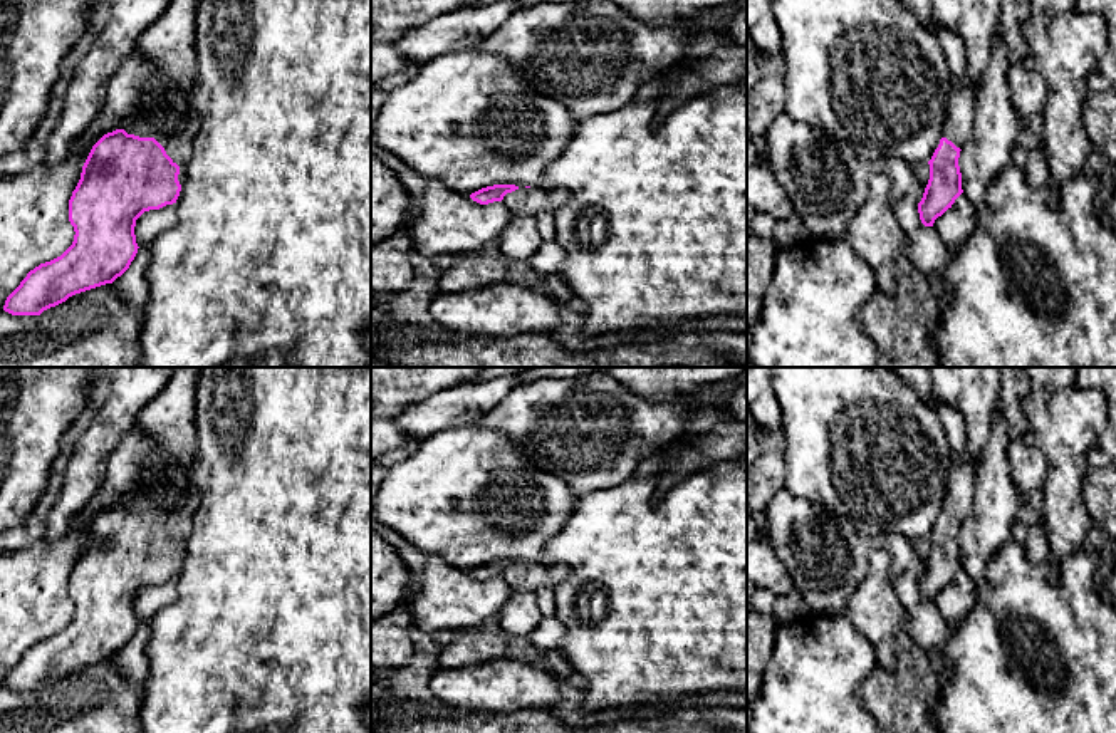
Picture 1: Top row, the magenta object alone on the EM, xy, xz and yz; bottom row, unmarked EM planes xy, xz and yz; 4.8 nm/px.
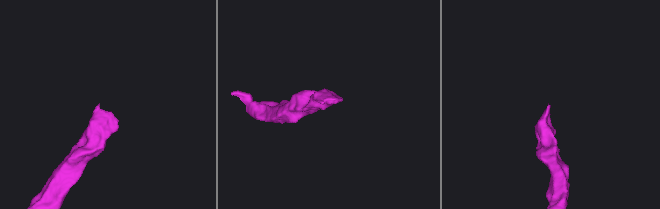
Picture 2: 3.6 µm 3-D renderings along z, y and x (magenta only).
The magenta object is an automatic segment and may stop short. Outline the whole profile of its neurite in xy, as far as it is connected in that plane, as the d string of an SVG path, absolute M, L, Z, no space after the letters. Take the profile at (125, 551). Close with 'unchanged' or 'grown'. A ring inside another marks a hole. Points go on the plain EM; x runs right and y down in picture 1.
M173 367L166 387L139 411L134 426L146 431L168 456L168 473L171 480L163 478L161 488L134 495L123 505L104 510L91 525L81 548L81 555L69 575L69 597L74 602L72 621L57 634L40 639L27 649L20 661L7 673L3 686L12 691L40 691L44 686L65 678L69 673L112 659L121 652L138 629L134 611L136 595L149 585L159 585L176 579L181 560L178 557L180 542L190 532L190 520L195 512L191 496L191 470L195 466L195 391L200 377L200 367Z; grown

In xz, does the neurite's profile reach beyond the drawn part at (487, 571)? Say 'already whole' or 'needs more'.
needs more

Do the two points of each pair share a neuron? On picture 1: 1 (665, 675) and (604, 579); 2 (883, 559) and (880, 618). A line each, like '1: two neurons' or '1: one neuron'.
1: one neuron
2: one neuron

